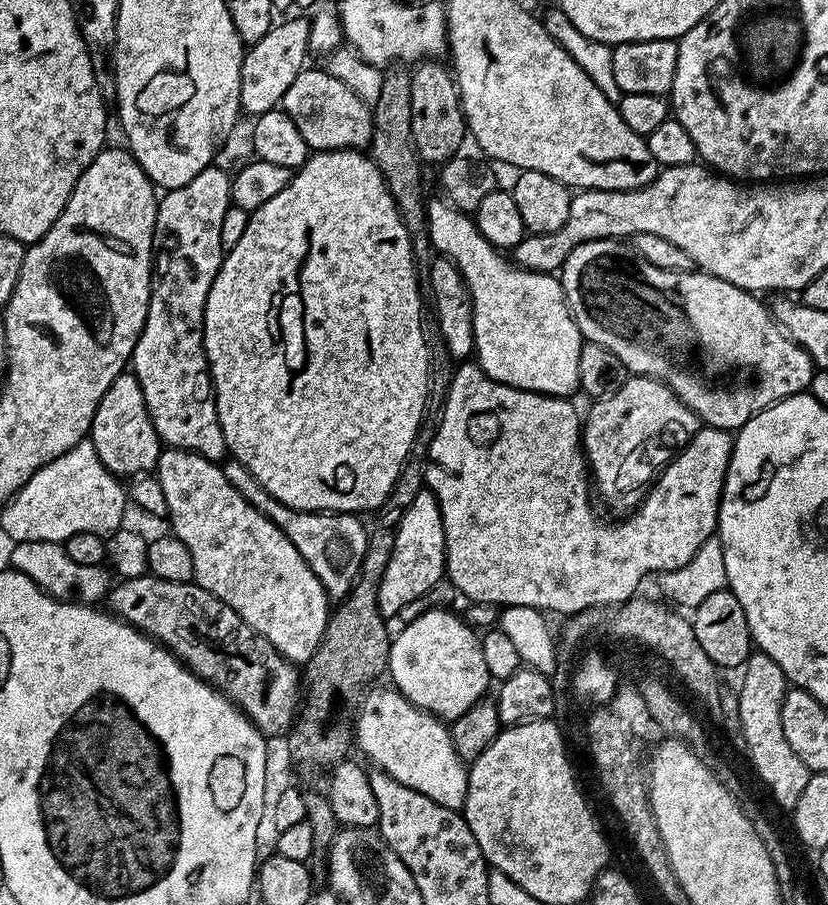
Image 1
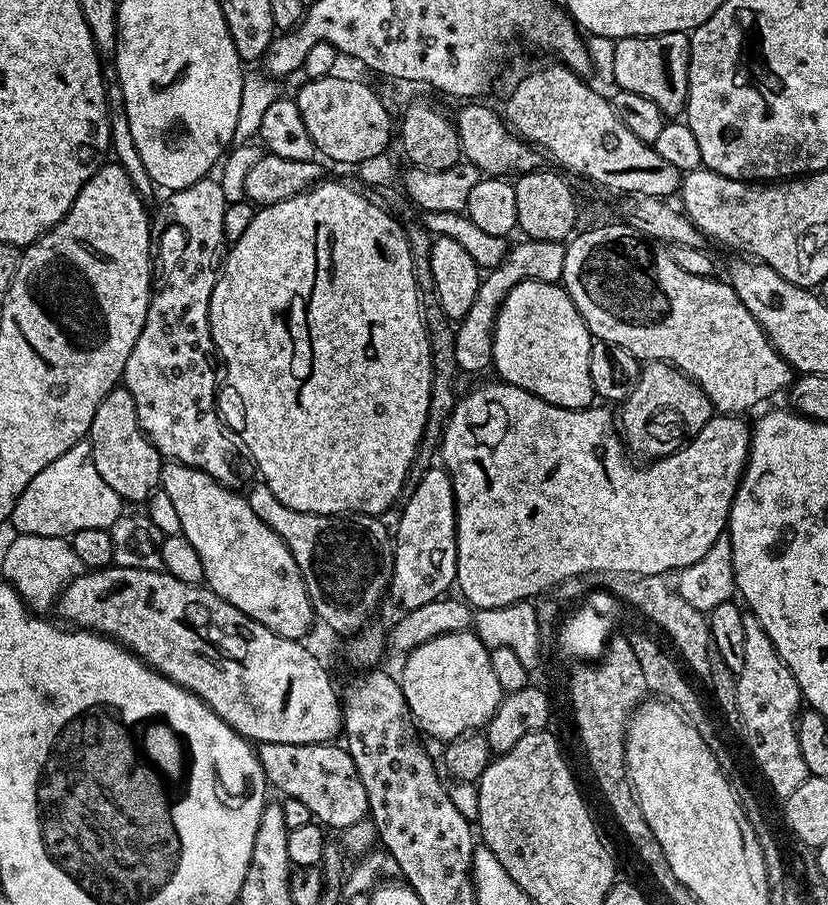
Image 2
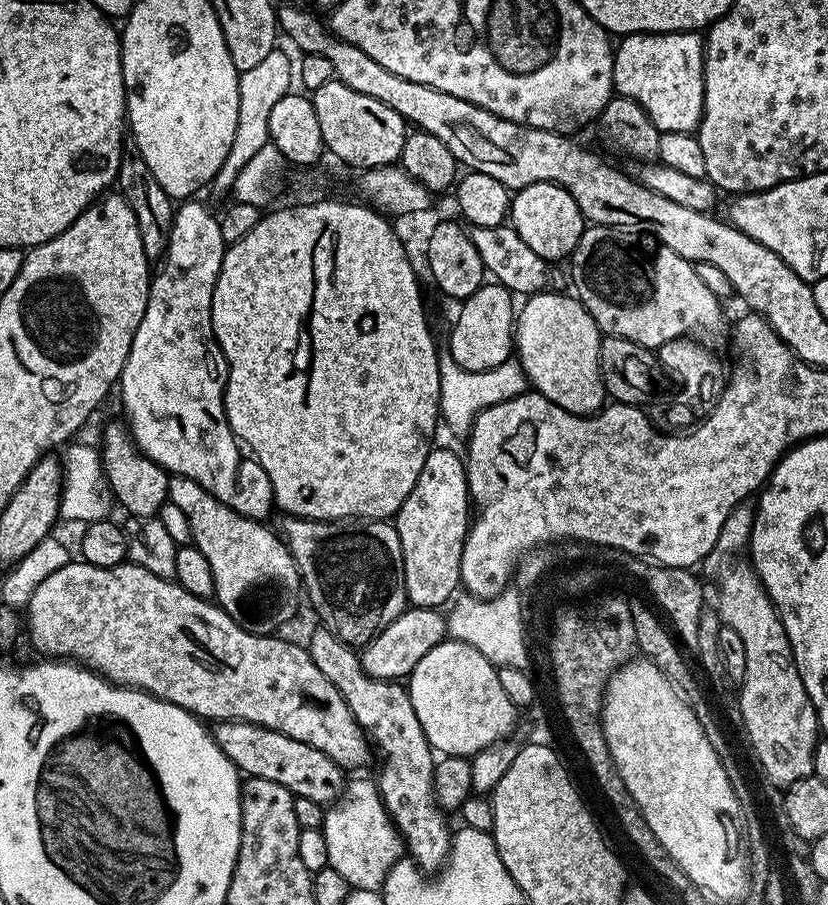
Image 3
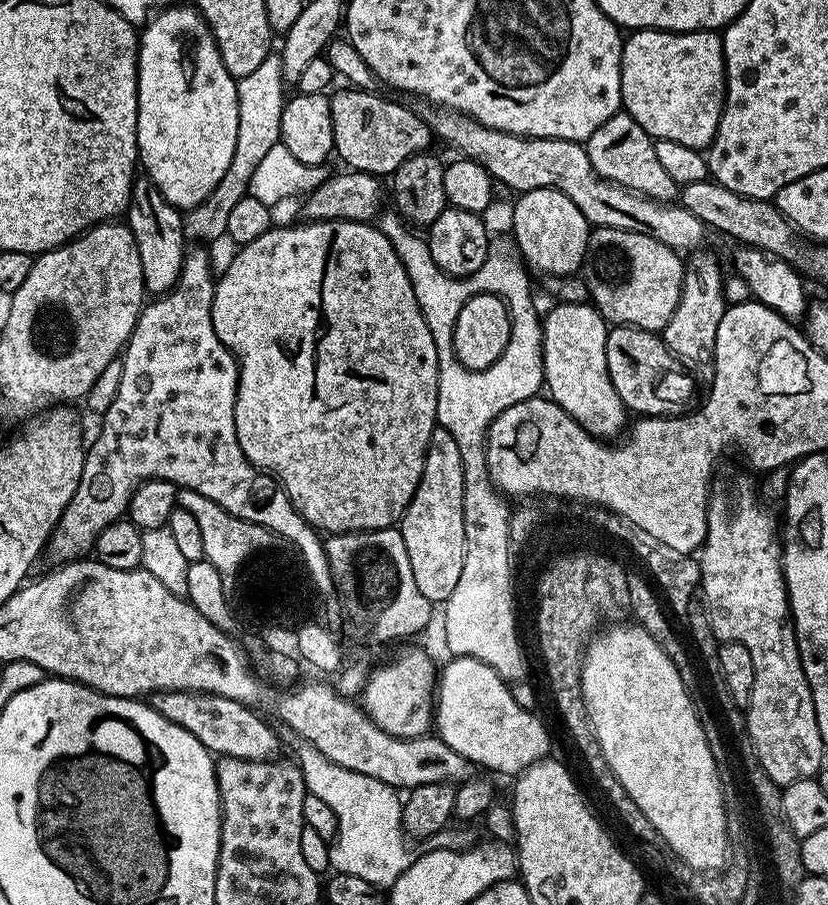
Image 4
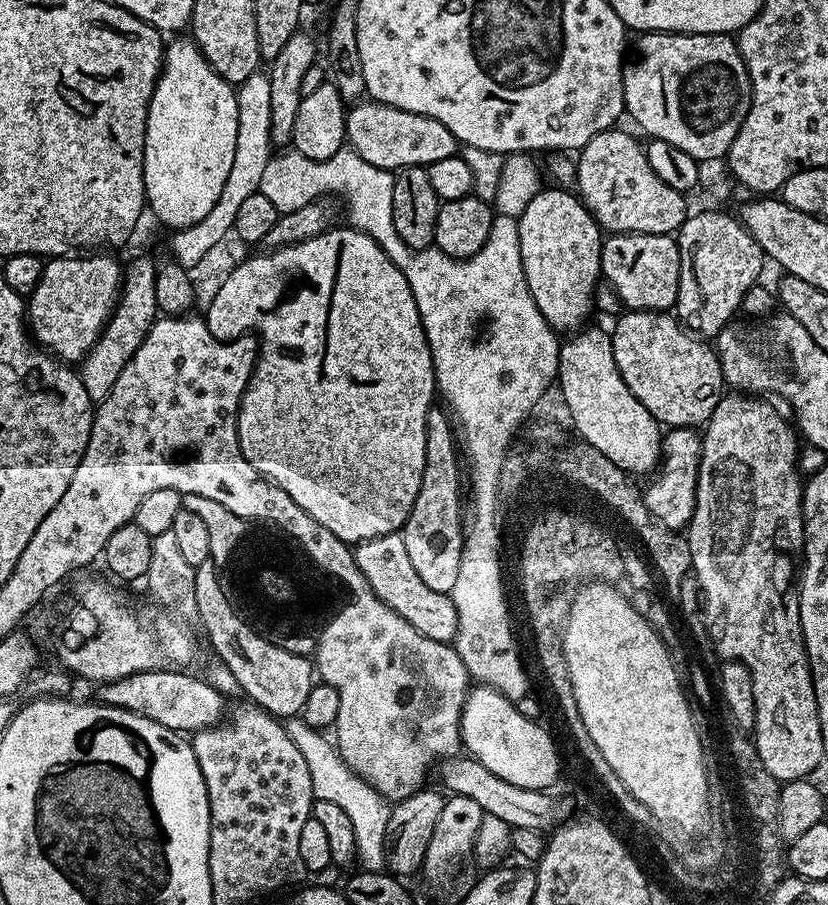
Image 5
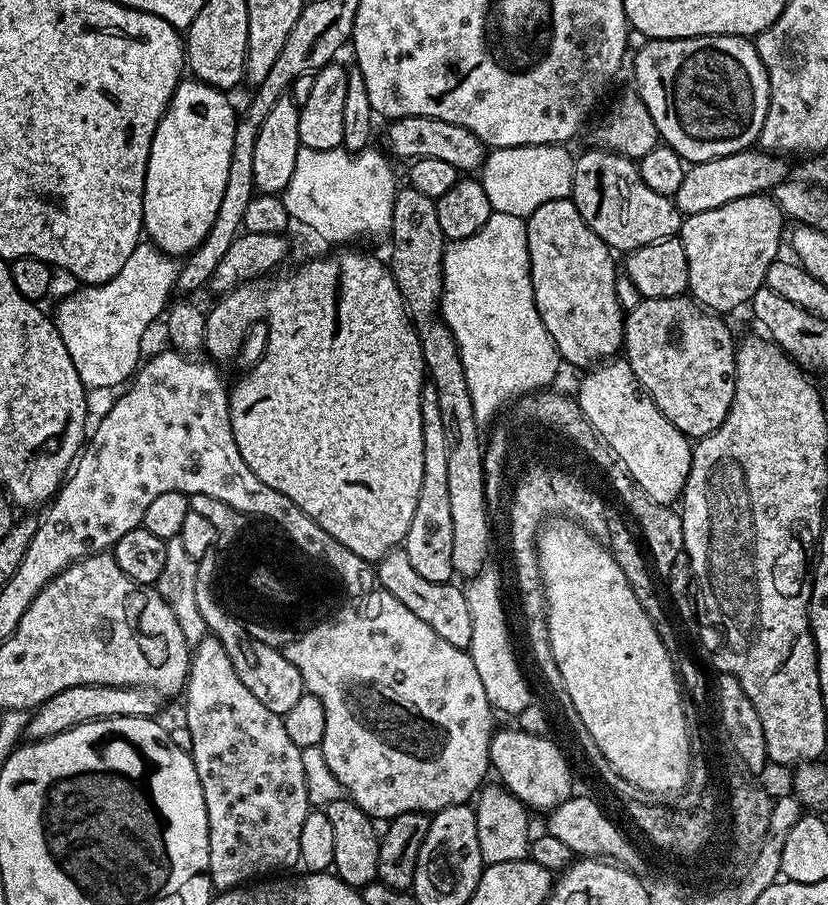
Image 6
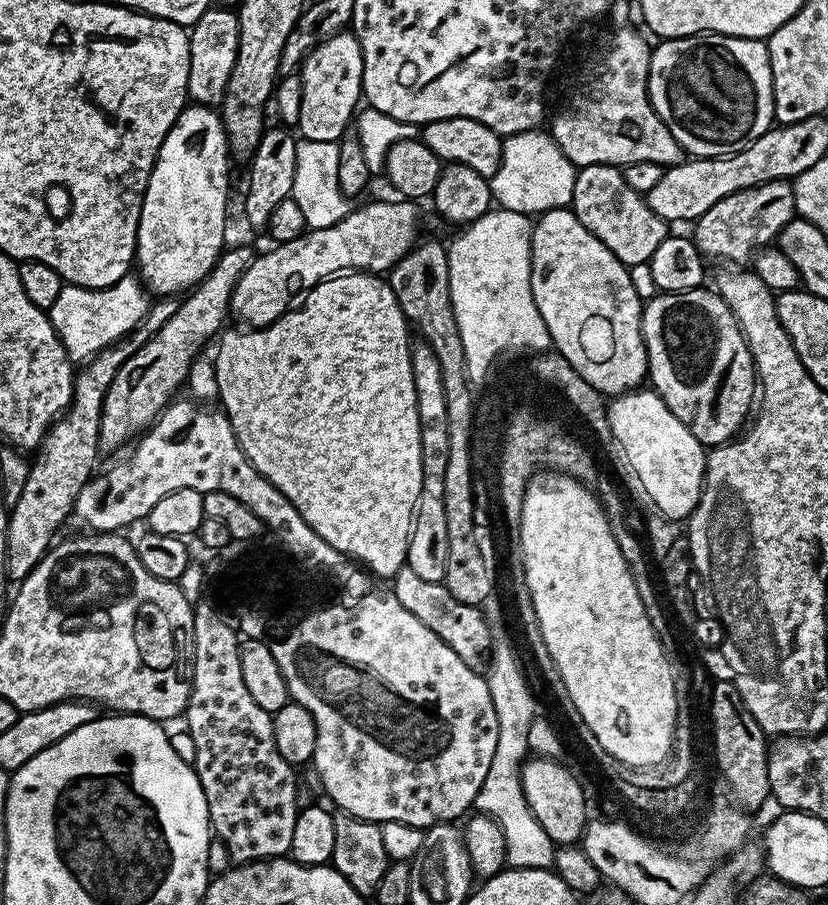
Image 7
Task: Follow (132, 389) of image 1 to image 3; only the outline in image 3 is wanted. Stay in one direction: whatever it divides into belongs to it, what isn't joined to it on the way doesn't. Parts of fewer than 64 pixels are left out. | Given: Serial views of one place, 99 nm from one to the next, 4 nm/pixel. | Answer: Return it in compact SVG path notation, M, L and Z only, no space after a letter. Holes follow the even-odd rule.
M123 423L105 426L104 448L102 452L104 474L115 503L119 507L121 504L129 512L127 515L132 518L159 517L162 506L169 503L169 473L141 454L131 432Z

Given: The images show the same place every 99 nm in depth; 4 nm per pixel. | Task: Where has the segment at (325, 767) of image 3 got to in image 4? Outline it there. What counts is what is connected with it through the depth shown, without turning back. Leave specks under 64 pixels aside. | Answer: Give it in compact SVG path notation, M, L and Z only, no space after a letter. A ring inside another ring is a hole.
M157 692L150 703L162 718L182 726L182 730L190 730L190 734L194 734L194 738L217 757L274 760L281 755L282 740L278 732L276 736L275 730L263 720L265 717L242 702L205 692Z

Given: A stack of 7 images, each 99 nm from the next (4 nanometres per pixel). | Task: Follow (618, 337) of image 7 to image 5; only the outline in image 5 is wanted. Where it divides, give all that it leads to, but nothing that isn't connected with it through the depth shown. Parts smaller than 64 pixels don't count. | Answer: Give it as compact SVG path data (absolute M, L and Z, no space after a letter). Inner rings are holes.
M547 188L530 200L516 221L522 270L526 274L530 294L548 325L554 330L576 330L594 312L596 285L602 280L602 229L584 207L579 195L572 193L571 196L560 188Z

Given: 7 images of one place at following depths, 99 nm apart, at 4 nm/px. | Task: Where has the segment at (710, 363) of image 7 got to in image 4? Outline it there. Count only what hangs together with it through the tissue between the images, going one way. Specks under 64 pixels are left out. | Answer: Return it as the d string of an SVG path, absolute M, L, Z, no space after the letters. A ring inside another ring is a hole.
M627 326L609 327L606 366L614 390L618 390L618 398L622 398L625 409L632 411L633 408L640 412L636 414L641 417L675 416L689 407L687 404L692 400L693 377L674 363L672 353L655 332Z

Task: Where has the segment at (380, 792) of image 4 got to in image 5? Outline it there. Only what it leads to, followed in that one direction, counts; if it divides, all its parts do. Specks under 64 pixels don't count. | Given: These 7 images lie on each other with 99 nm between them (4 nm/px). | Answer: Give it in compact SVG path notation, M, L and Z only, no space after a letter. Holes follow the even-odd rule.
M303 715L289 716L283 721L286 734L298 746L302 758L306 758L306 766L310 770L310 786L312 795L322 802L334 802L350 817L354 826L356 852L359 863L367 871L379 872L386 864L386 826L390 822L392 804L376 793L368 783L340 757L340 750L331 739L323 735L321 729L311 728L305 723Z

